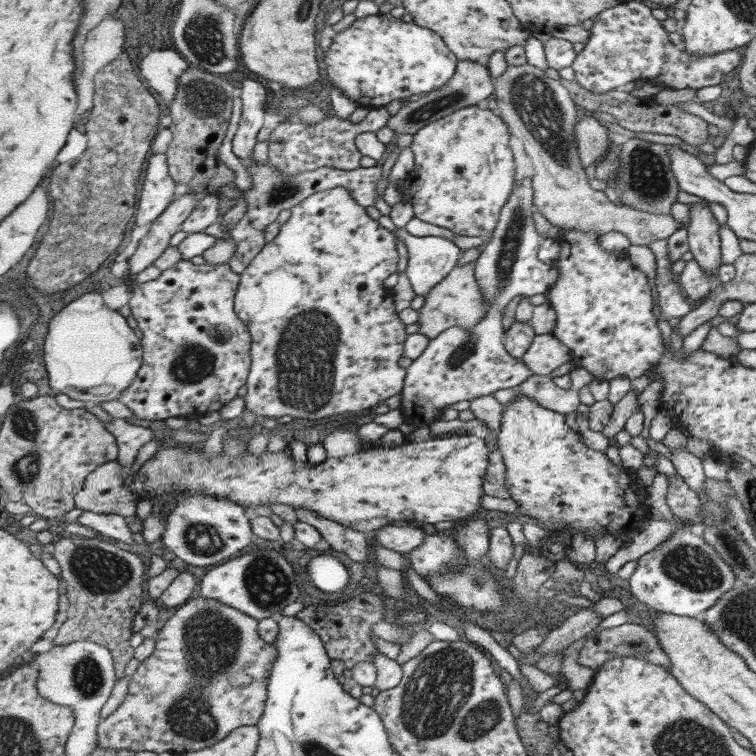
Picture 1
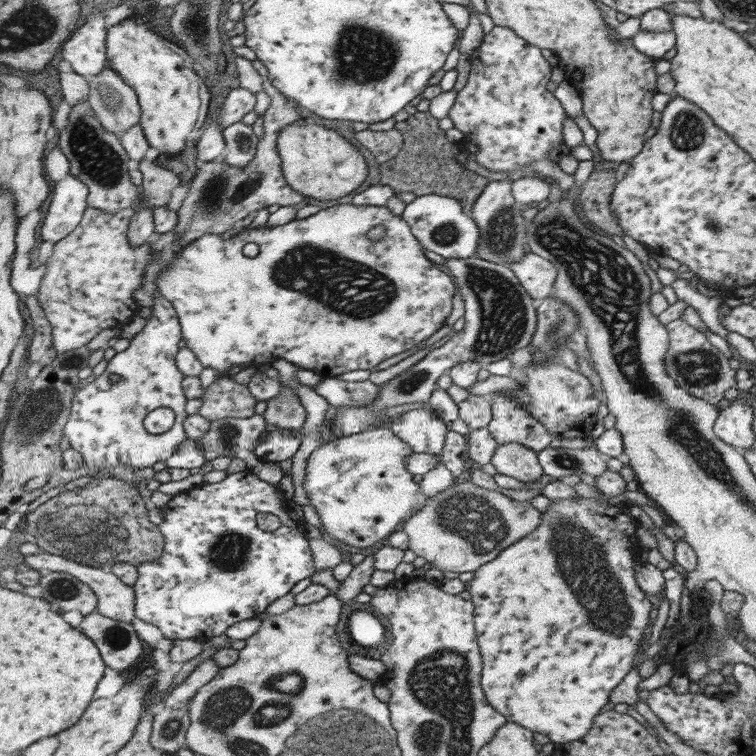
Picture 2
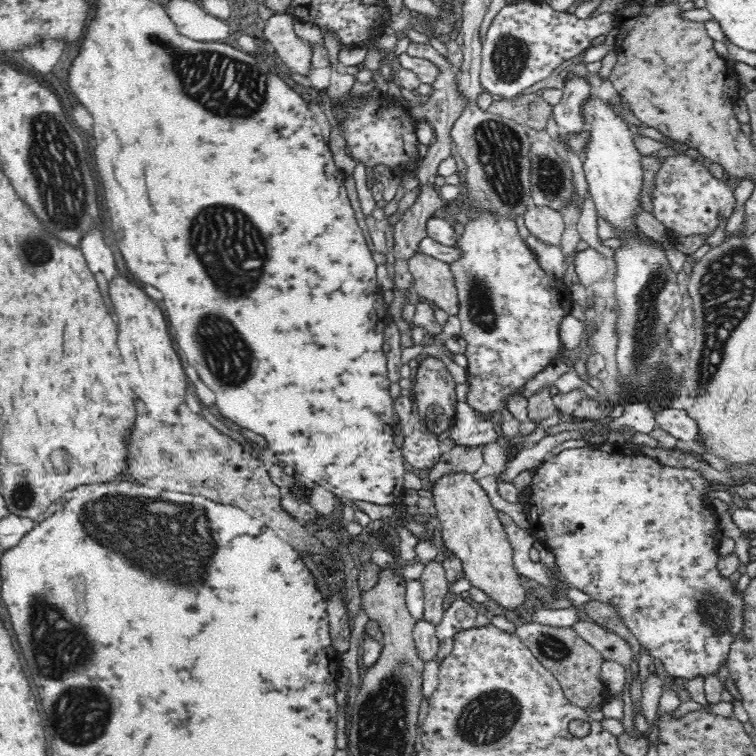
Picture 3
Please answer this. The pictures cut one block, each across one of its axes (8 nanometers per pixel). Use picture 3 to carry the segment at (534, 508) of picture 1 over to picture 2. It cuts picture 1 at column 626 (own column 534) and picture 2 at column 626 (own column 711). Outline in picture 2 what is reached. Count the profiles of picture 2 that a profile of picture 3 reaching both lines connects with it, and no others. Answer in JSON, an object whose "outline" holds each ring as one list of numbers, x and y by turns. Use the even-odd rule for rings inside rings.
{"outline":[[613,470,595,477,595,488,601,492,599,497,593,497,591,501,581,500,574,497,569,499,555,499,552,501,547,511,541,515,541,525,529,536,521,538,521,541,515,542,500,554,499,557,491,562,481,566,474,572,474,577,469,581,469,587,472,594,472,601,475,605,476,629,480,641,481,654,484,658,484,668,482,670,482,686,488,700,495,709,507,717,508,721,517,722,532,730,540,739,551,740,553,744,568,744,581,741,593,728,593,722,600,716,601,710,609,704,609,698,613,690,625,680,625,676,631,672,637,654,641,652,641,640,645,634,645,628,652,620,655,613,651,600,647,598,647,593,637,583,637,530,639,525,635,518,629,512,627,504,617,506,611,504,611,498,623,496,627,492,627,482,619,472]]}

